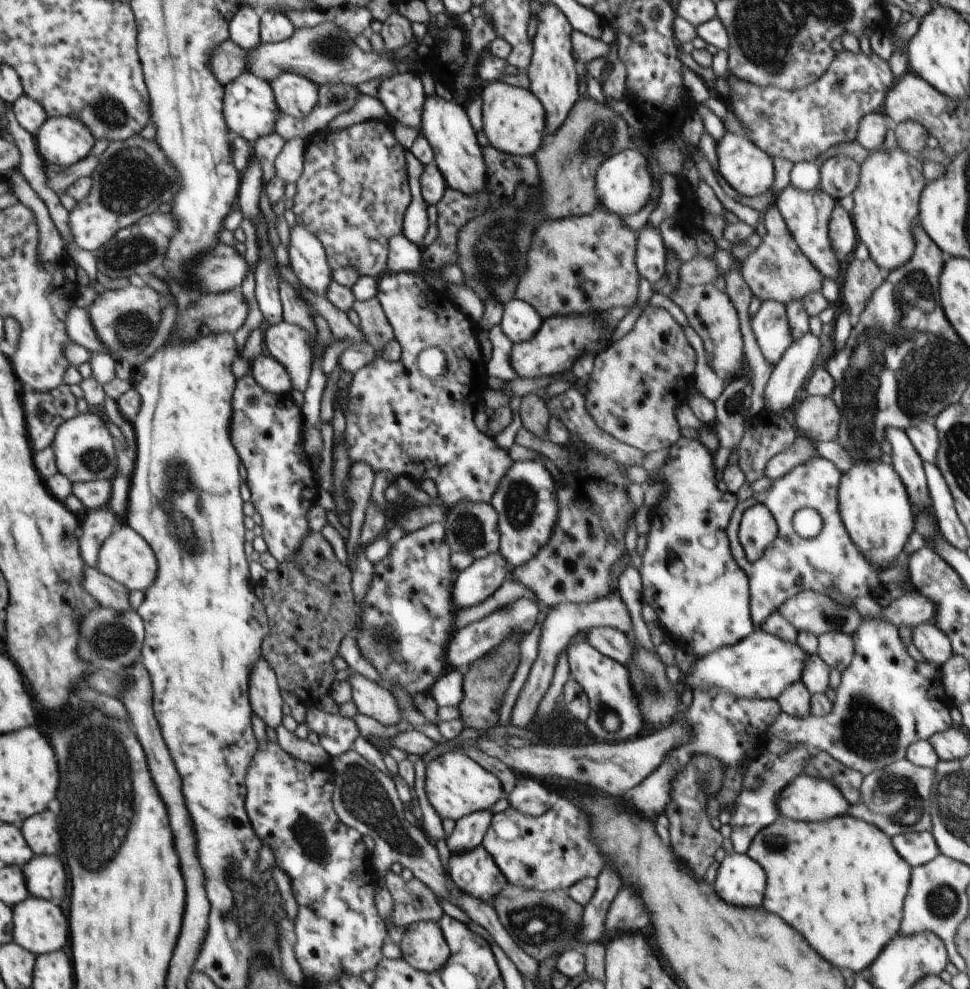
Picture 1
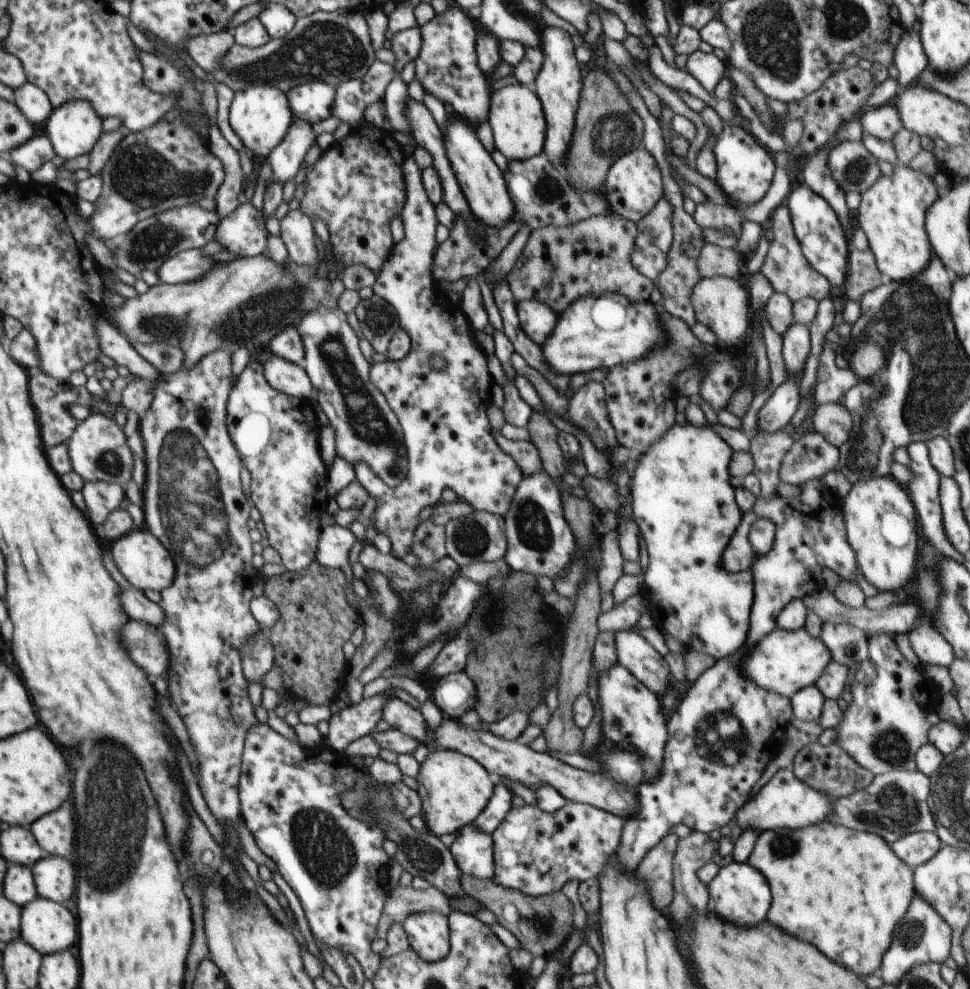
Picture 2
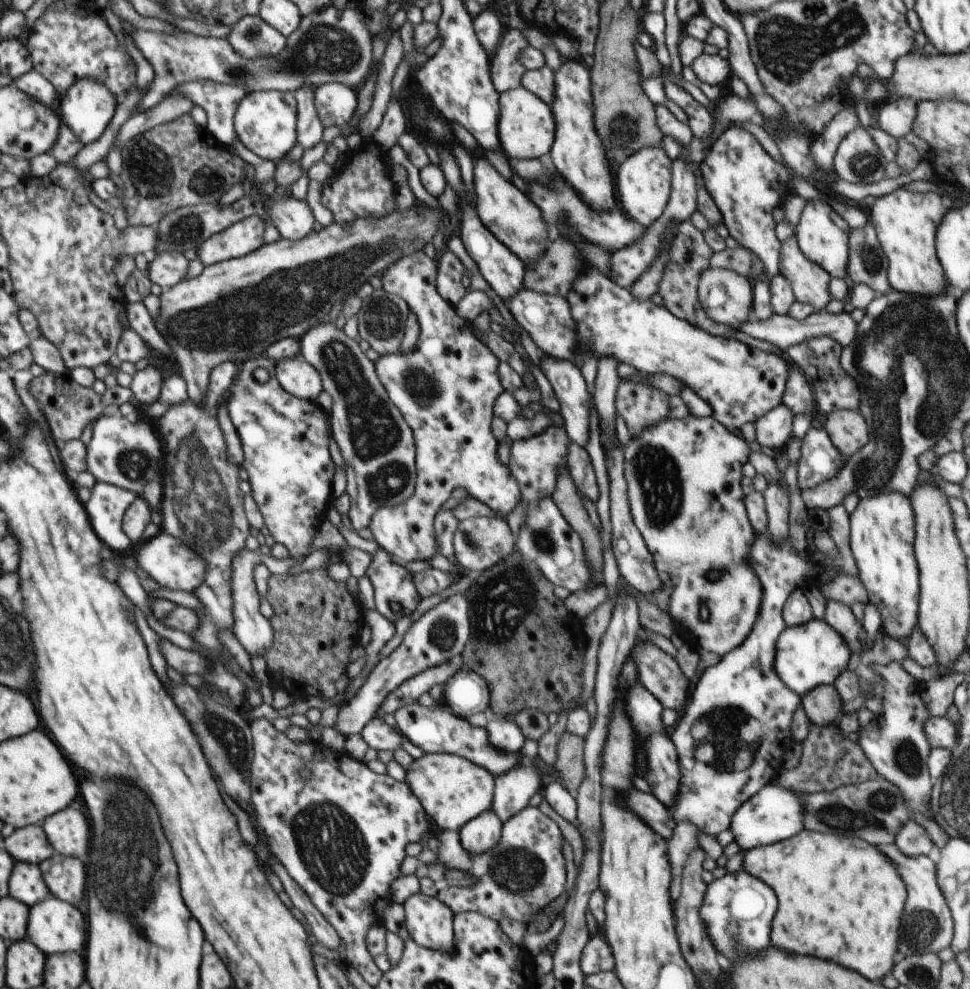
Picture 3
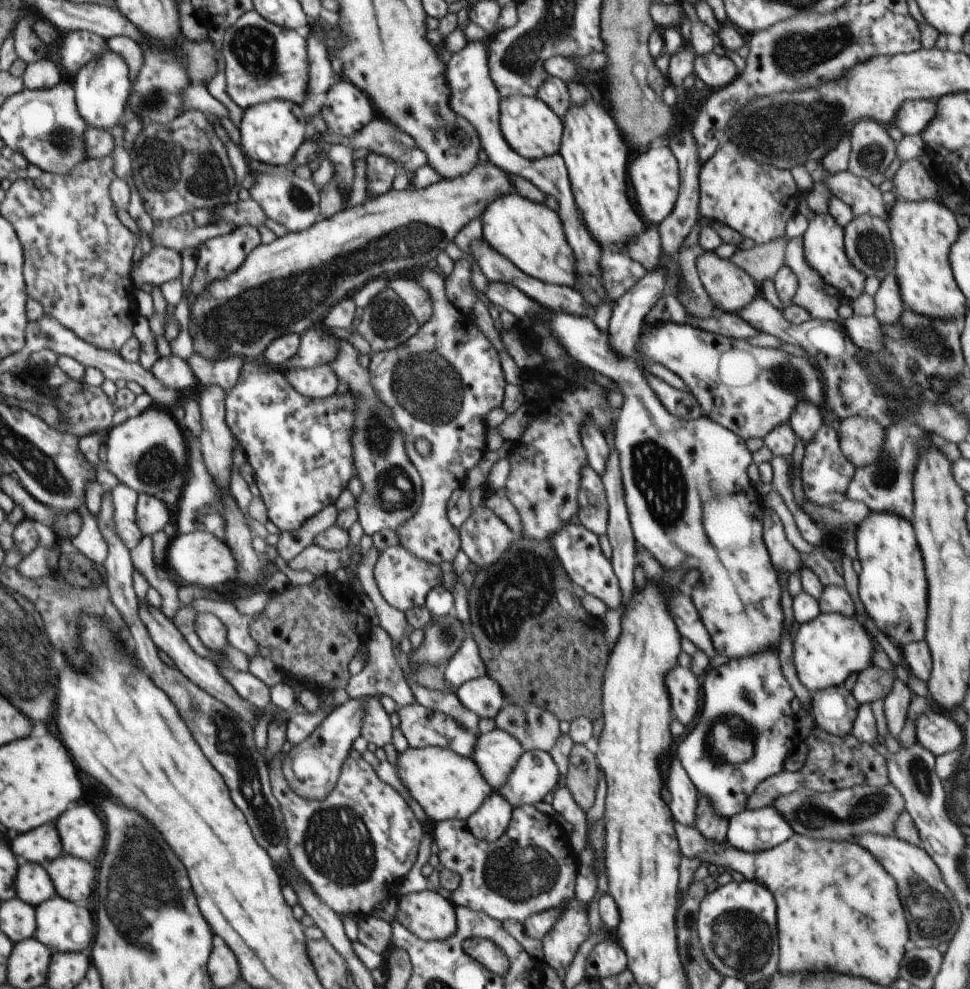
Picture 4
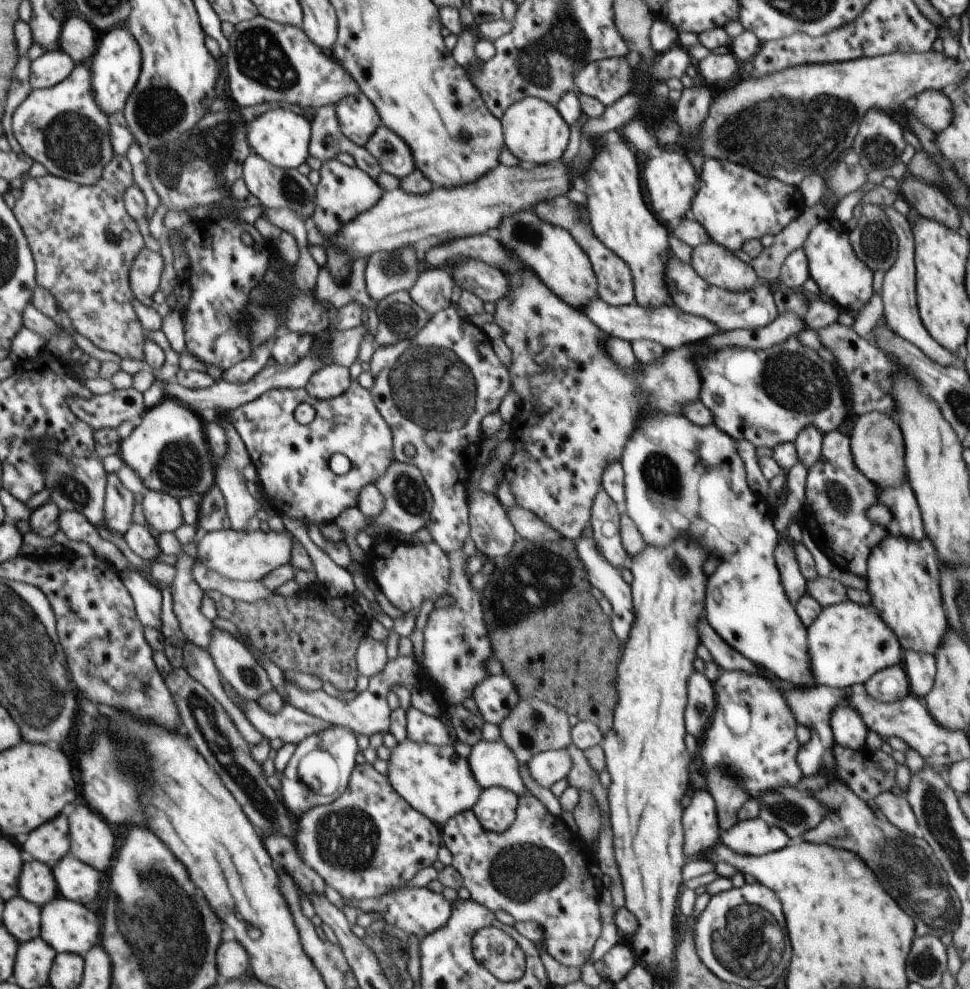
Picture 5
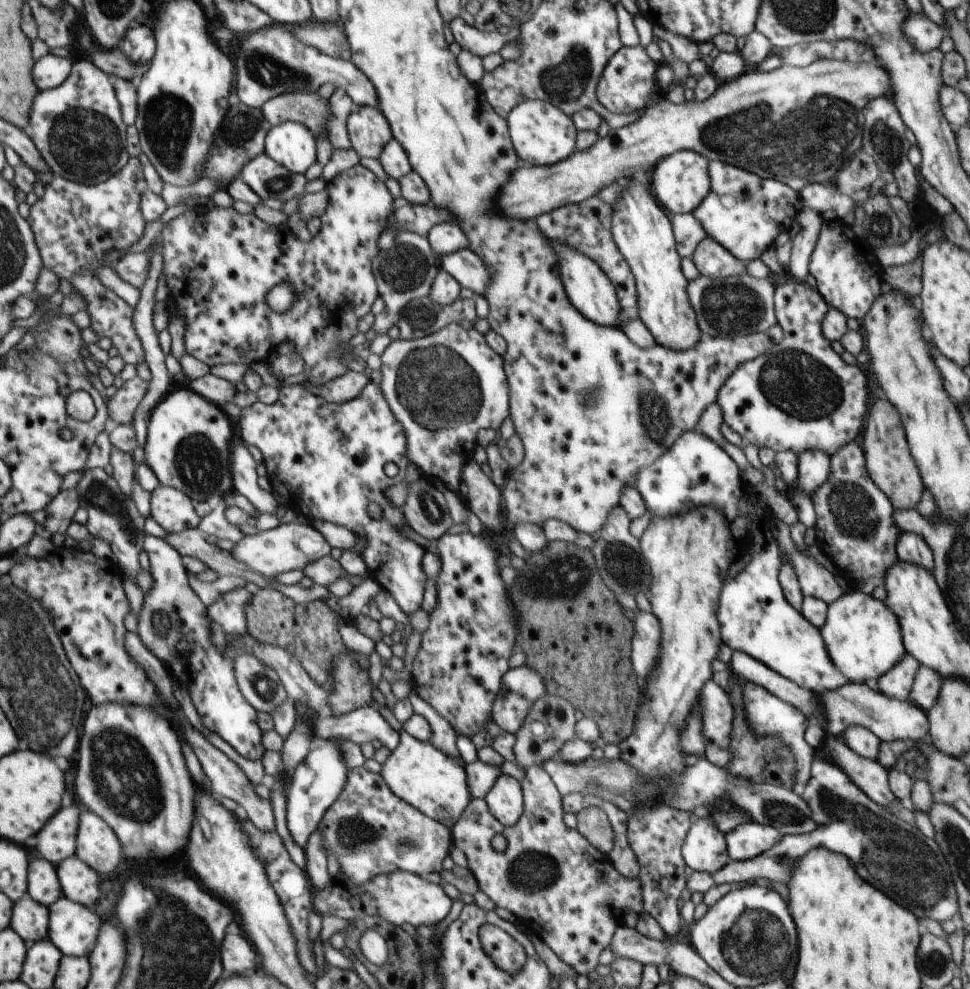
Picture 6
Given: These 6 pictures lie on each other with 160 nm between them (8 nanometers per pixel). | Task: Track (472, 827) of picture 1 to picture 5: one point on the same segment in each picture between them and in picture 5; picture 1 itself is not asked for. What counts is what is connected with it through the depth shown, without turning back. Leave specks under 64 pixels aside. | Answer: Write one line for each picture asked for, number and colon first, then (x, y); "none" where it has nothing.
2: (500, 802)
3: (513, 789)
4: (535, 775)
5: (546, 768)

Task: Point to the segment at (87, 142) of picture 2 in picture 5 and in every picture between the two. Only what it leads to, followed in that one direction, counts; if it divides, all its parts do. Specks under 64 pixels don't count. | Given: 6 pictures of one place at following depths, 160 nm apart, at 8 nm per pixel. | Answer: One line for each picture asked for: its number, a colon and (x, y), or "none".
3: (88, 106)
4: (102, 86)
5: (115, 67)

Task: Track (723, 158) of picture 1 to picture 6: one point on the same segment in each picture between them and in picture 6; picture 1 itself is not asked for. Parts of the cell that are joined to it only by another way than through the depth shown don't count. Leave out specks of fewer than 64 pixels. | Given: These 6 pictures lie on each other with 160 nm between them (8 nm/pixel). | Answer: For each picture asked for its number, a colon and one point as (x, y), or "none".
2: (745, 169)
3: (746, 183)
4: (756, 200)
5: (733, 203)
6: (743, 212)

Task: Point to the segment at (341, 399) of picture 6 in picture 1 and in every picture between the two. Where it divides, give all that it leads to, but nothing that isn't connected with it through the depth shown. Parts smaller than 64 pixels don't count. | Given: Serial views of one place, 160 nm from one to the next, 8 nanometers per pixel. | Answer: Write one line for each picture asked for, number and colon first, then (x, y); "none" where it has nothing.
1: (269, 374)
2: (285, 376)
3: (298, 377)
4: (321, 382)
5: (327, 383)

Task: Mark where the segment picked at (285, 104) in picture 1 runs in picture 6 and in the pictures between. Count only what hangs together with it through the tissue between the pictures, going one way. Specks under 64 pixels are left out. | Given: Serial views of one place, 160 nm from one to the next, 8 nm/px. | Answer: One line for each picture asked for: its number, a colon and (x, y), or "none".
2: (313, 101)
3: (336, 103)
4: (346, 110)
5: (357, 116)
6: (368, 130)

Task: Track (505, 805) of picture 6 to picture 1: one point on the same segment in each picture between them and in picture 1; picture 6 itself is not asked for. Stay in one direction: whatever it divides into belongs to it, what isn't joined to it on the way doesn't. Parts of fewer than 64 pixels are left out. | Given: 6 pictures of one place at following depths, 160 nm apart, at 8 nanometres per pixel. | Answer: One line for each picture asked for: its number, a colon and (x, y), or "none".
1: (474, 872)
2: (472, 850)
3: (480, 834)
4: (490, 821)
5: (496, 808)

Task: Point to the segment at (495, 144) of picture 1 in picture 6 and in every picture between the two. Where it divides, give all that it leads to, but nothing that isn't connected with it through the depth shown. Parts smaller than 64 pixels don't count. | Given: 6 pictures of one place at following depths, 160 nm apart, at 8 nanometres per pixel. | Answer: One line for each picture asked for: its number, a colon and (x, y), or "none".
2: (516, 117)
3: (526, 127)
4: (531, 128)
5: (534, 132)
6: (542, 134)

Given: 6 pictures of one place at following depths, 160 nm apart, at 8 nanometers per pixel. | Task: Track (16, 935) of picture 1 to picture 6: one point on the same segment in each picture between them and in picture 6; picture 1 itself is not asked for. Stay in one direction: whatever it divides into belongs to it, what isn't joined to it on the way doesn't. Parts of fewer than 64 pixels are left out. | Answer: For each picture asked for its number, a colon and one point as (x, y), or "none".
2: (50, 927)
3: (55, 926)
4: (62, 926)
5: (67, 925)
6: (73, 928)

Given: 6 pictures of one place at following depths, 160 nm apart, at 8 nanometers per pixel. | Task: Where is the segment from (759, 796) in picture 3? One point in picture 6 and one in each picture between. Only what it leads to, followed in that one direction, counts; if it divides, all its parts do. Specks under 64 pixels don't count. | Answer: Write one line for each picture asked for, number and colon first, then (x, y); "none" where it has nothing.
4: (758, 830)
5: (755, 837)
6: (746, 841)

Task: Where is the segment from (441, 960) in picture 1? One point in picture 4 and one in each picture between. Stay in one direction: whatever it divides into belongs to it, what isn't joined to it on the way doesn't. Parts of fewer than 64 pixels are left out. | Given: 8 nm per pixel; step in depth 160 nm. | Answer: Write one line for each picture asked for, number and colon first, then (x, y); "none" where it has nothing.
2: (428, 931)
3: (429, 921)
4: (427, 914)

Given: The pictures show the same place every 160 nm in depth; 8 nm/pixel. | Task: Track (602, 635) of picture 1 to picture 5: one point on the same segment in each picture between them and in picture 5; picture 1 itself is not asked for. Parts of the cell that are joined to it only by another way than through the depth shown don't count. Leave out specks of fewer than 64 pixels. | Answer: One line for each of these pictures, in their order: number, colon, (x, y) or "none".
2: (634, 652)
3: (658, 672)
4: (684, 689)
5: (701, 701)

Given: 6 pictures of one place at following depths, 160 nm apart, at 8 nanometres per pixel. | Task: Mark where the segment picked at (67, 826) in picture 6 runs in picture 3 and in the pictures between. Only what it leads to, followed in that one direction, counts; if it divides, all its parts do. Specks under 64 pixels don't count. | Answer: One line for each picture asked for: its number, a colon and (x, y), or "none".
3: (30, 845)
4: (42, 845)
5: (50, 843)

